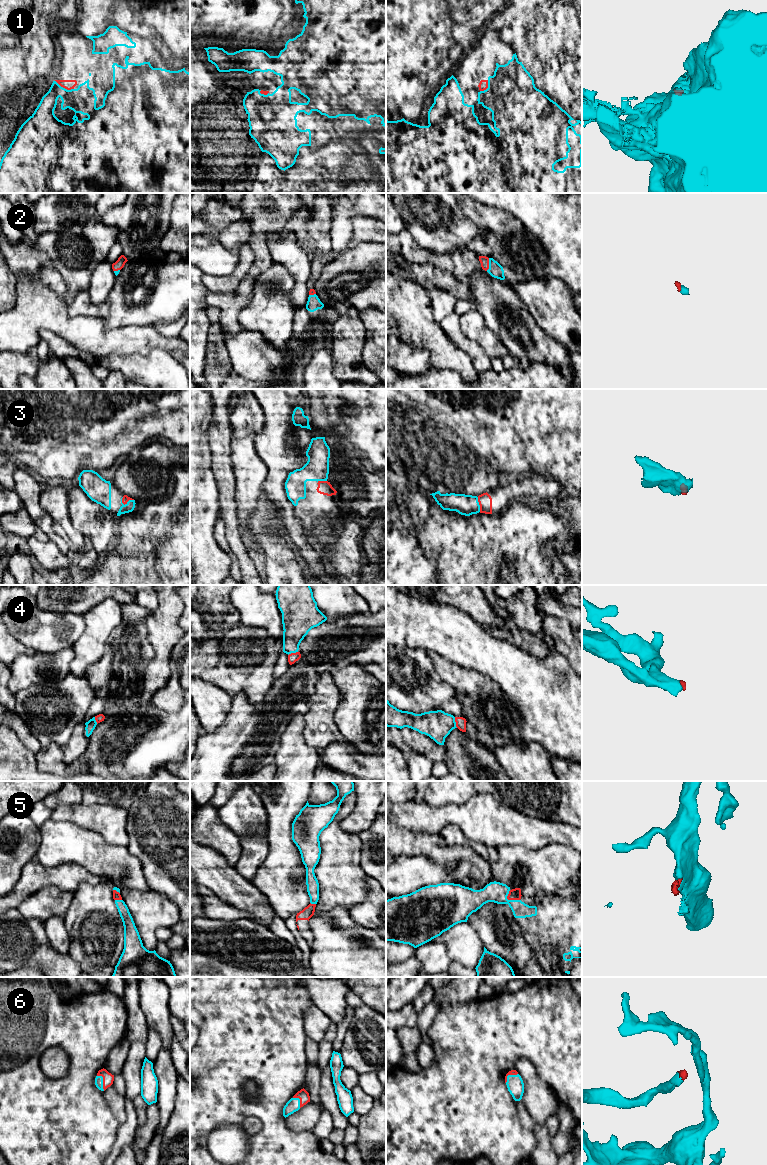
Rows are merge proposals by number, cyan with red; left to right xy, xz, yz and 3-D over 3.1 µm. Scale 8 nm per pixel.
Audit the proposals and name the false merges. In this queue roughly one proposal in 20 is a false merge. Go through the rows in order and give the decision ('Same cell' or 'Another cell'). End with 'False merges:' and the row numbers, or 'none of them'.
1: Same cell
2: Same cell
3: Same cell
4: Same cell
5: Same cell
6: Same cell
False merges: none of them

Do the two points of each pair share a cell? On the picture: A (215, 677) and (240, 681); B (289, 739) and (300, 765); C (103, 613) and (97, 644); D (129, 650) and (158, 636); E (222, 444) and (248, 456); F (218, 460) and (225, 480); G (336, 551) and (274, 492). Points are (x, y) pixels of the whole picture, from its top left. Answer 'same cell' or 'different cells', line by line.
A: same cell
B: same cell
C: same cell
D: different cells
E: different cells
F: same cell
G: different cells

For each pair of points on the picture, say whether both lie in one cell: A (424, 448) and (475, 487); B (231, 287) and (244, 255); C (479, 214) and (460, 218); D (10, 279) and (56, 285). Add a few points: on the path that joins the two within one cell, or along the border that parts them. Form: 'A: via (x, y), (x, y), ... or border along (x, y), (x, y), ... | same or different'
A: via (437, 455), (446, 459), (462, 474) | same
B: via (234, 279), (241, 271), (244, 263) | same
C: border along (459, 206), (482, 229), (481, 234) | different
D: border along (10, 269), (15, 274) | different

